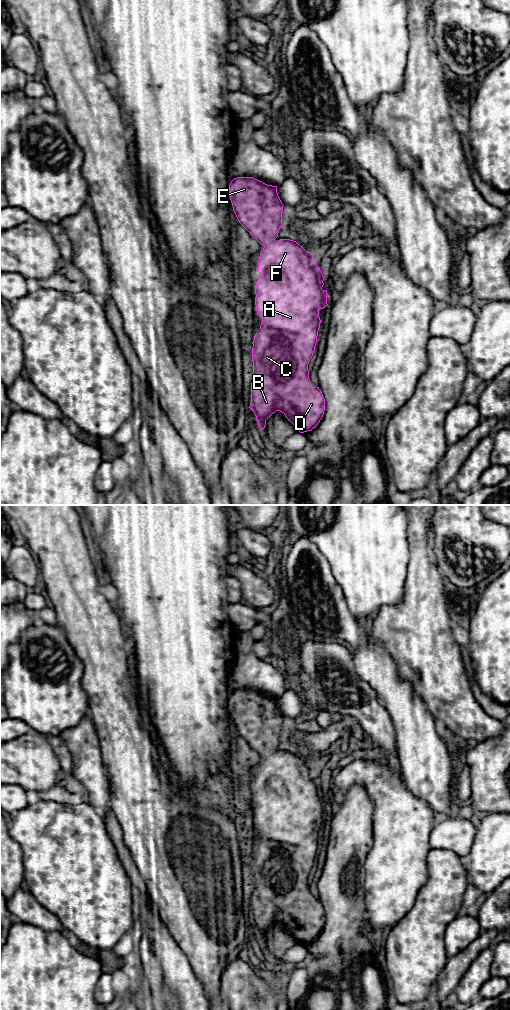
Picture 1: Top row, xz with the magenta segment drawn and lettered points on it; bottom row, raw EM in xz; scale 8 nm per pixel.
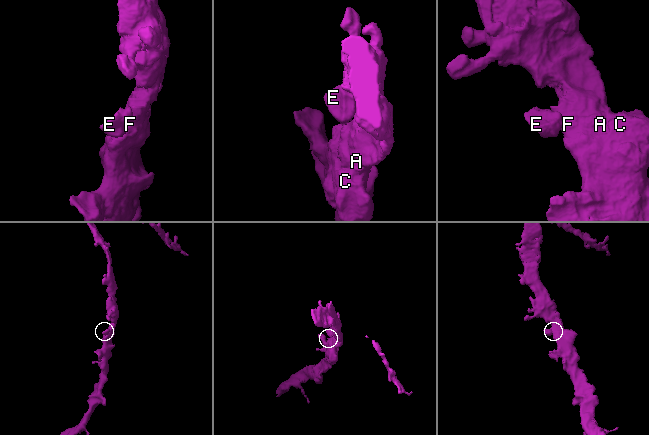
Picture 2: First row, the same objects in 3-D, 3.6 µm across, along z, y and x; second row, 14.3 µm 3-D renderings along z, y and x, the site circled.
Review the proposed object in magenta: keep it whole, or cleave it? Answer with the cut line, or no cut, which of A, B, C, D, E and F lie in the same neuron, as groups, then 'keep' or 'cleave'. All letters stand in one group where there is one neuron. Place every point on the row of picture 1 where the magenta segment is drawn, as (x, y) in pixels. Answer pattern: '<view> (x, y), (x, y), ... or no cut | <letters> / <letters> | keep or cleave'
no cut | A B C D E F | keep

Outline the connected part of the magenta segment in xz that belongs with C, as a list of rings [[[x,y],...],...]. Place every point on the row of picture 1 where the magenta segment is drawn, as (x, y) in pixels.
[[[237,177],[229,185],[229,197],[239,223],[264,246],[258,261],[260,277],[255,286],[256,311],[262,323],[261,331],[255,334],[252,343],[253,380],[249,408],[254,412],[261,430],[265,428],[266,420],[276,411],[280,411],[300,433],[311,431],[318,425],[325,411],[323,394],[319,387],[310,381],[308,371],[321,323],[319,310],[328,305],[327,290],[322,289],[324,285],[322,271],[314,262],[314,254],[306,251],[296,241],[275,240],[283,225],[284,206],[278,196],[277,186],[267,185],[253,177]]]

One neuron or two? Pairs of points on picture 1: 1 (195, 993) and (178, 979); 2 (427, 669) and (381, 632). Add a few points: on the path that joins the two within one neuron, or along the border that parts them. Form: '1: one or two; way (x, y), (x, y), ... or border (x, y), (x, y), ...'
1: one; way (191, 991), (182, 982)
2: one; way (416, 658), (392, 634)

